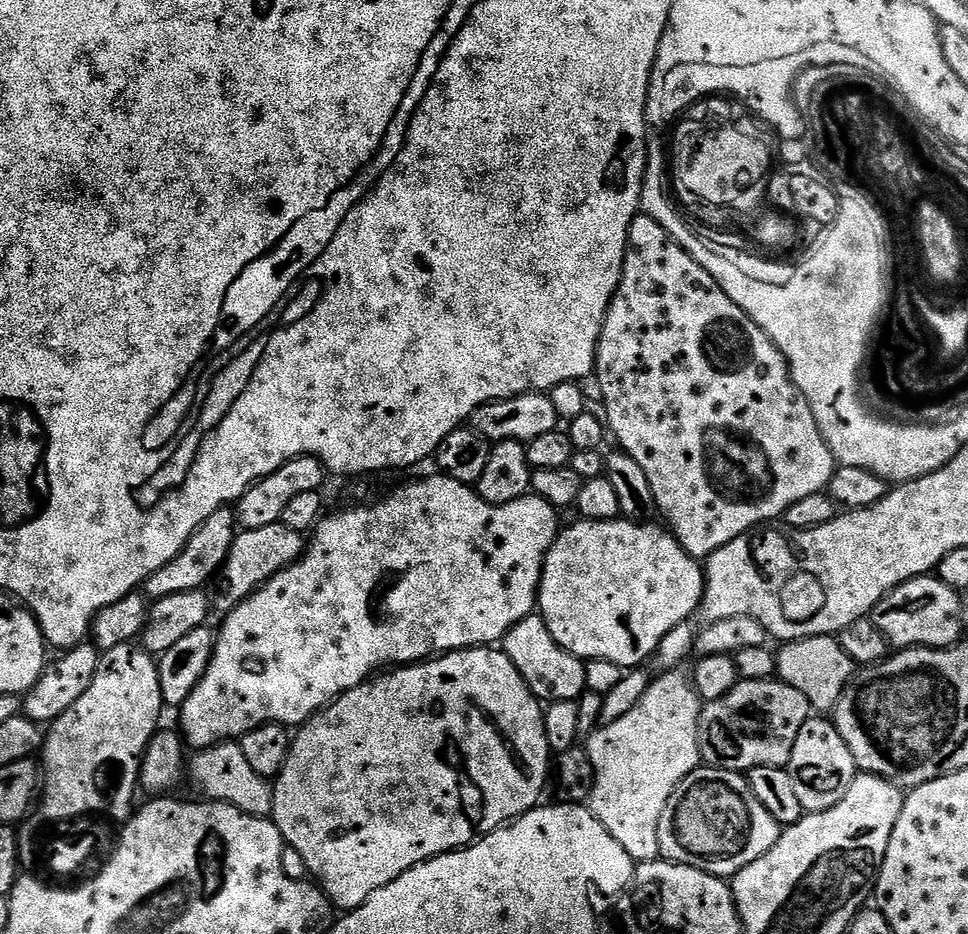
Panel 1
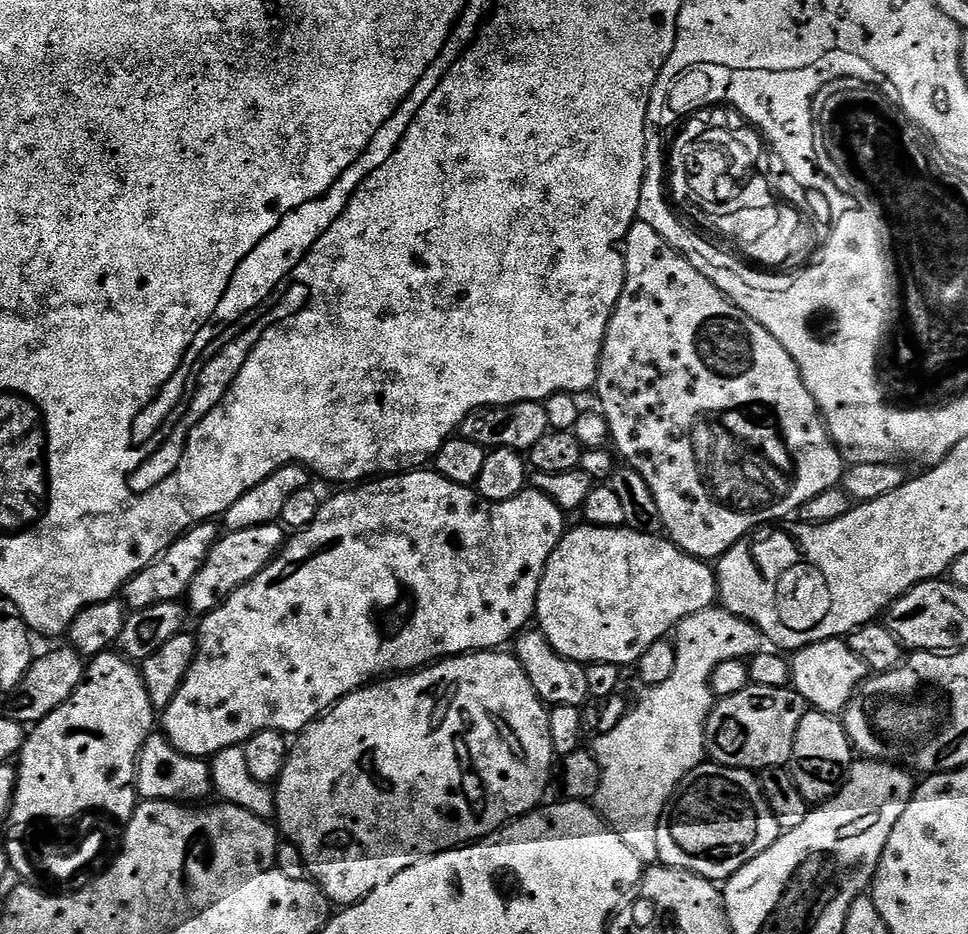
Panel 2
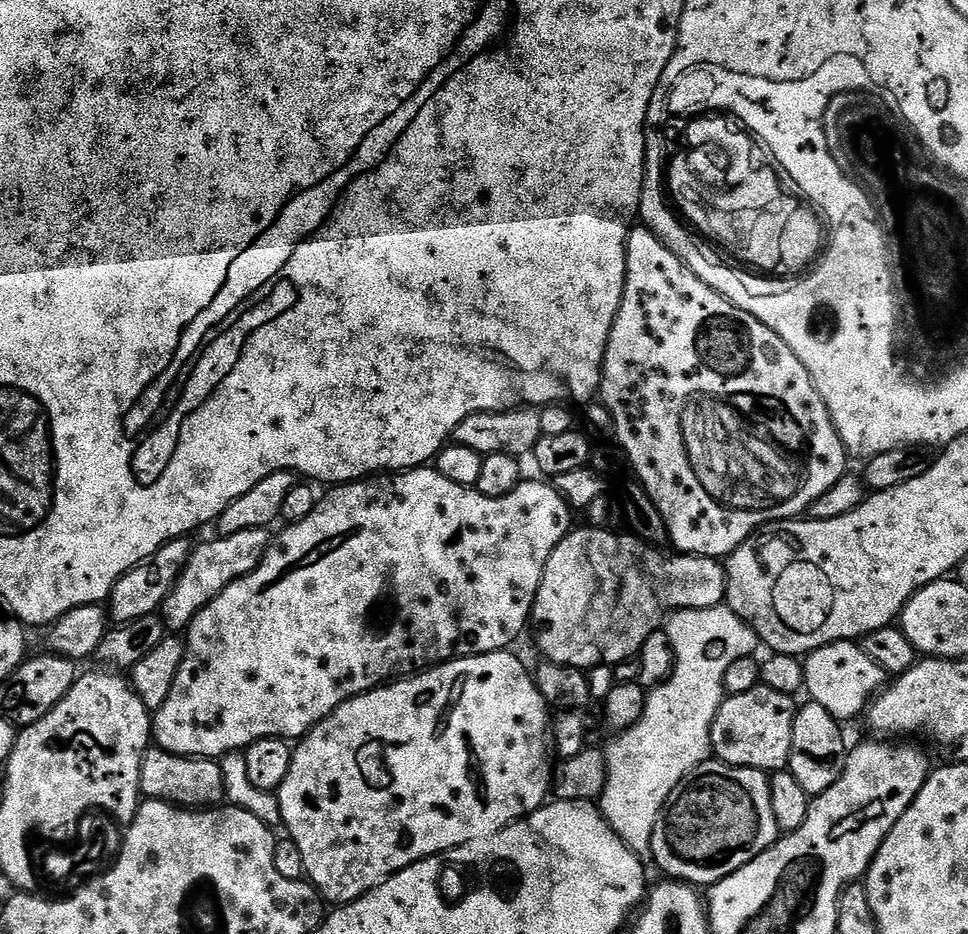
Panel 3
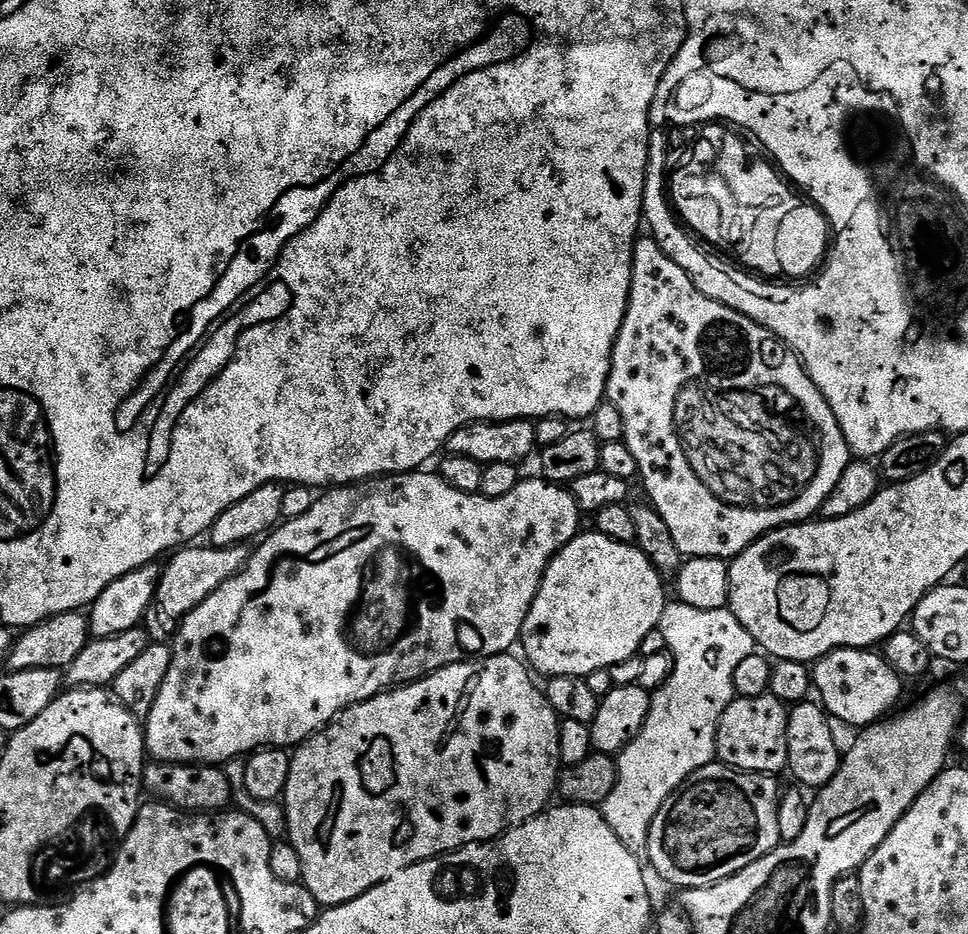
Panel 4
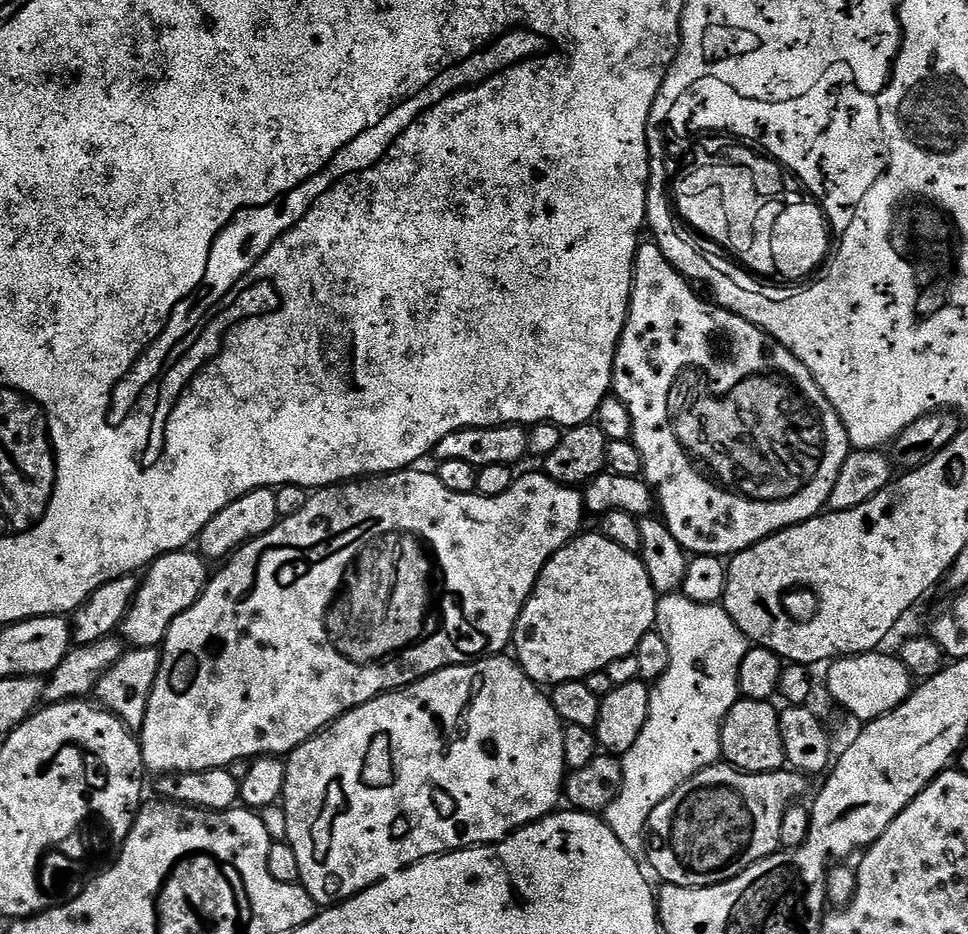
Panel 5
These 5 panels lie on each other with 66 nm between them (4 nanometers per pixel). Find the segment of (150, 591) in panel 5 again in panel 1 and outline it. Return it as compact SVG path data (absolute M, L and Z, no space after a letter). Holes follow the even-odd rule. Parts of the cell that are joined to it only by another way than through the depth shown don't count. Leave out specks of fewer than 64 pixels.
M281 523L262 526L262 530L241 531L234 538L232 549L222 567L229 598L232 602L244 600L270 578L274 578L274 574L289 568L294 561L299 560L305 547L305 537Z

